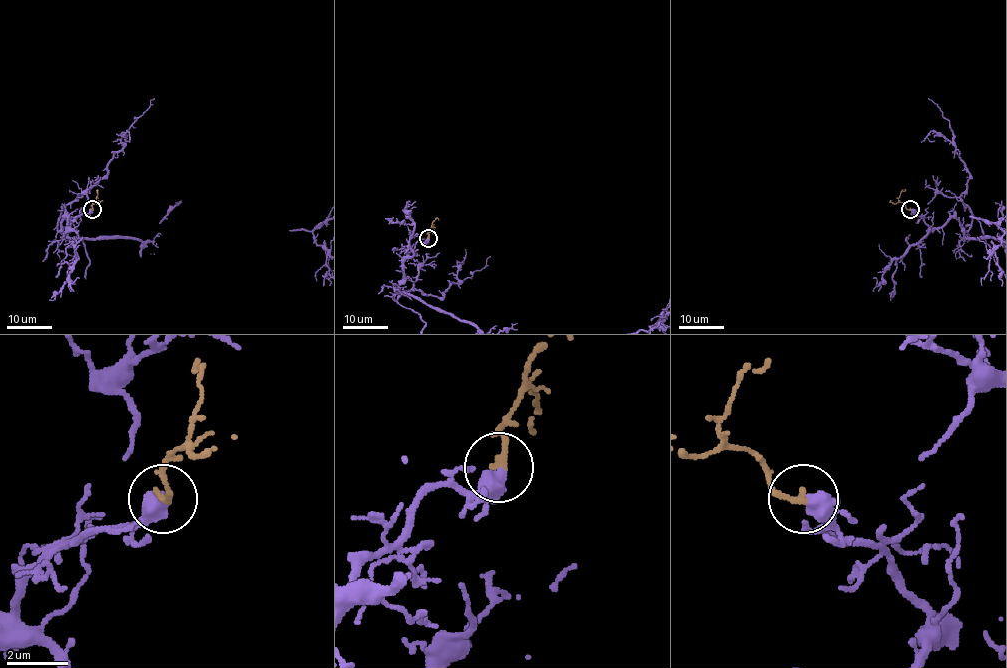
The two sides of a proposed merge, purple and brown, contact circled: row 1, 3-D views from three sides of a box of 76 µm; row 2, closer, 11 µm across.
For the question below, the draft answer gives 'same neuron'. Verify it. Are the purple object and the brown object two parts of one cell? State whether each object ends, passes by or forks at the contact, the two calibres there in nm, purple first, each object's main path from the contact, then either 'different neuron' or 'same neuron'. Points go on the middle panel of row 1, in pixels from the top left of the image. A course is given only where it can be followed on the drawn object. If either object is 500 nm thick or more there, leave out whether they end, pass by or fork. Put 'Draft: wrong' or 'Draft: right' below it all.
purple passes by | brown ends | 460/240 nm | purple via (427, 239), (421, 239), (407, 253), (402, 282), (393, 299), (415, 311), (425, 322) | brown via (427, 239), (432, 226), (432, 233) | same neuron
Draft: right

